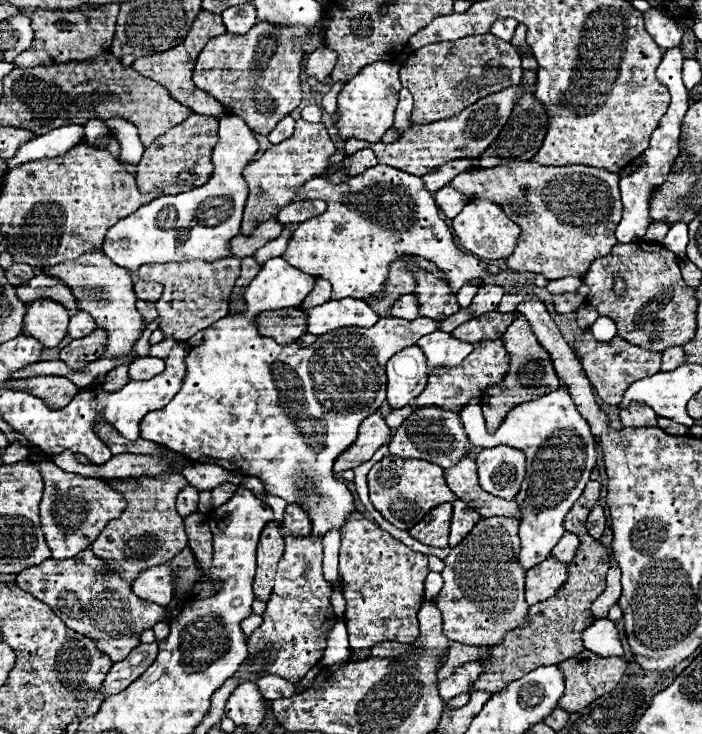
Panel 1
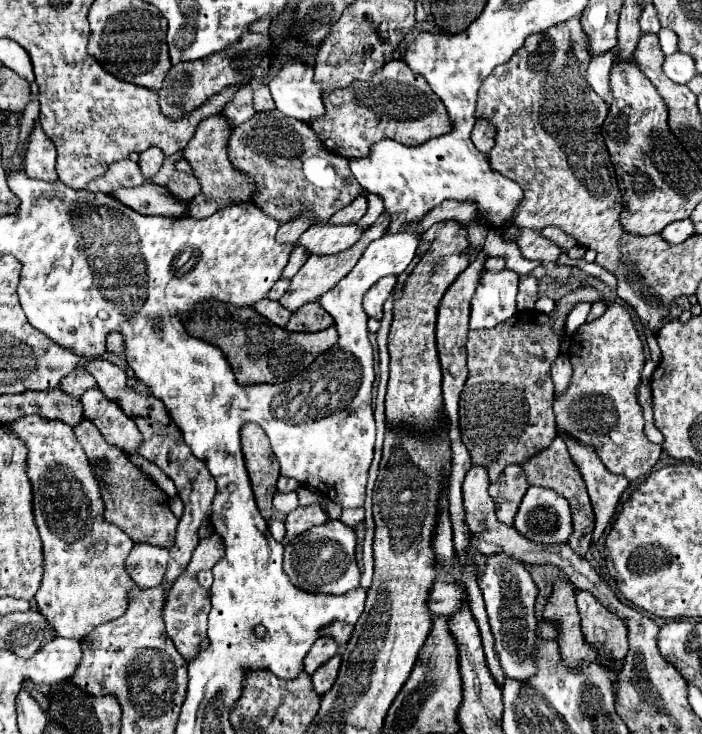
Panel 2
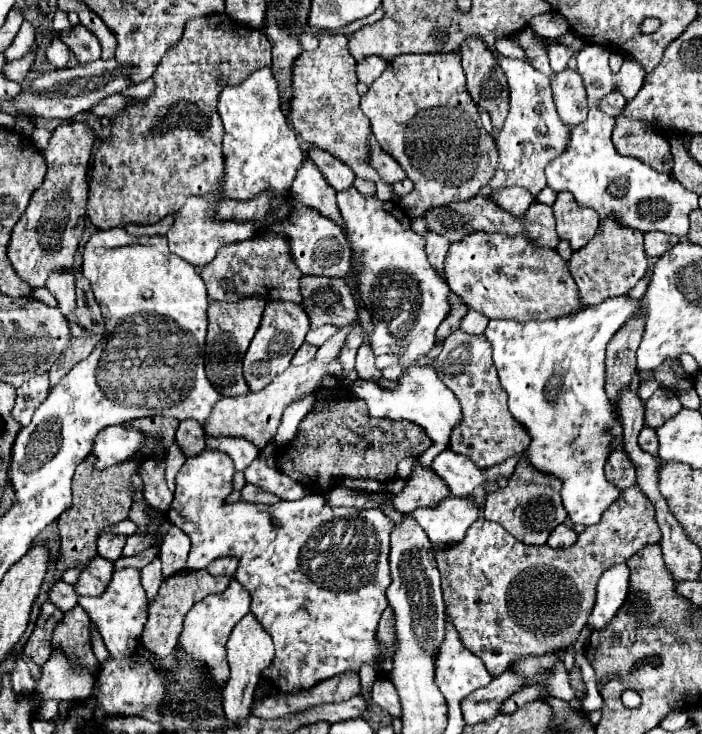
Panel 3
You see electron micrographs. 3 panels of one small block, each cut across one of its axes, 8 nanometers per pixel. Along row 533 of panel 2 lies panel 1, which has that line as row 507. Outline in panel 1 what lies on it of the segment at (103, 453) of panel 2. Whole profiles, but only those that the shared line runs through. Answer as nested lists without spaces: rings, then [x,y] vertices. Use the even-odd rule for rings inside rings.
[[[176,472],[176,474],[160,474],[160,476],[138,476],[128,480],[106,480],[112,490],[122,494],[126,500],[124,512],[110,520],[106,528],[100,532],[100,536],[92,542],[94,554],[120,578],[126,582],[134,582],[140,572],[170,562],[176,554],[180,554],[186,548],[186,530],[182,516],[176,512],[176,496],[180,490],[184,490],[188,480]]]

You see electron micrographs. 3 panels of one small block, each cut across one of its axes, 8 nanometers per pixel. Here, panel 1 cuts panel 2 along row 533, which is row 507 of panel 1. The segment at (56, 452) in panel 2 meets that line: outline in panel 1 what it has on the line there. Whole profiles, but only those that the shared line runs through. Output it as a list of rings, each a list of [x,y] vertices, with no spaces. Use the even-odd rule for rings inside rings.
[[[40,460],[34,464],[40,468],[44,478],[44,492],[40,500],[40,524],[46,544],[52,552],[50,558],[54,560],[74,558],[98,538],[100,530],[104,530],[108,520],[118,518],[118,514],[122,514],[126,502],[118,492],[108,488],[102,480],[64,472],[50,460]]]

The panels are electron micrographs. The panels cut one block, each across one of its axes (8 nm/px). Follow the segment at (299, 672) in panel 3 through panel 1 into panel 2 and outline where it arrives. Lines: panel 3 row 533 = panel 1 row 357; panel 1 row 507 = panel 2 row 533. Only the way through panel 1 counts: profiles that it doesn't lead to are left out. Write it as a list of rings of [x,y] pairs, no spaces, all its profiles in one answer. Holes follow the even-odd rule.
[[[328,520],[322,526],[310,528],[300,538],[284,544],[284,572],[290,582],[314,594],[346,594],[360,584],[360,570],[354,558],[356,534],[340,520]]]

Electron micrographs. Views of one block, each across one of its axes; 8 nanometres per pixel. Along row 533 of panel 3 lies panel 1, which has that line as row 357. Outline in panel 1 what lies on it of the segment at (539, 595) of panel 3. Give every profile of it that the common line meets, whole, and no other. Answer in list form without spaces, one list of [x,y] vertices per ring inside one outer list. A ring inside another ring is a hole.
[[[580,330],[574,336],[576,340],[576,352],[582,358],[584,370],[592,382],[592,386],[596,388],[598,396],[606,402],[606,404],[620,404],[626,388],[640,380],[640,378],[648,378],[656,372],[660,372],[660,354],[652,352],[652,350],[644,350],[640,346],[634,346],[630,342],[626,342],[624,338],[616,336],[612,342],[608,344],[600,344],[596,340],[592,340],[590,330]],[[502,340],[480,342],[480,344],[476,344],[474,352],[458,368],[452,368],[452,370],[450,368],[434,370],[432,376],[428,378],[424,394],[420,394],[418,398],[414,398],[412,404],[416,404],[418,408],[422,408],[422,406],[440,406],[444,410],[460,412],[462,406],[468,404],[472,398],[482,396],[488,386],[500,382],[500,378],[504,378],[506,370],[508,370],[508,354],[504,350]]]

